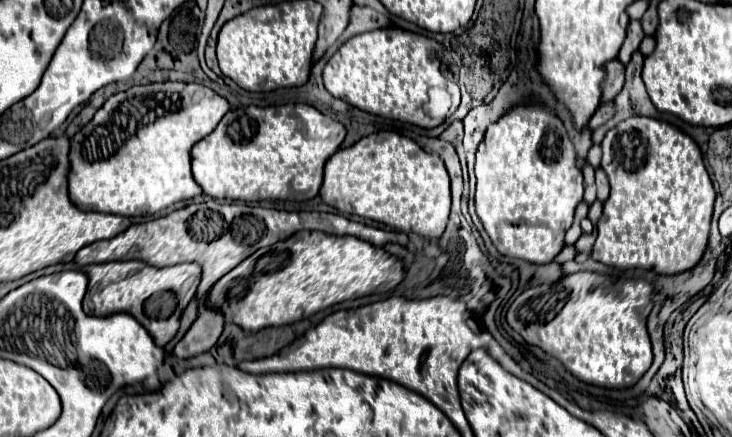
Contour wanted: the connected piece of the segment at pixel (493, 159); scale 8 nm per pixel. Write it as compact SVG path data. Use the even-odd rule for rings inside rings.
M517 103L487 129L475 159L475 209L501 255L541 265L553 261L563 249L563 237L573 223L573 211L583 201L583 175L577 169L575 159L577 155L563 121L545 105Z

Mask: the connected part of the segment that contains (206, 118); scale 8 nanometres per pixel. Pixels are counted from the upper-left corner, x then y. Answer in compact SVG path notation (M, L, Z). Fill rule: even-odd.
M163 81L163 83L149 83L149 85L139 85L139 87L131 87L123 93L111 95L105 105L95 113L95 117L79 131L71 137L71 173L69 173L69 197L71 201L83 209L83 211L101 211L101 213L115 213L115 215L125 215L125 217L143 217L143 215L153 215L177 201L187 201L193 199L197 195L203 195L203 189L195 183L193 173L191 173L191 149L193 145L207 137L223 119L223 115L231 109L231 105L227 103L227 99L223 99L221 95L217 95L213 89L205 87L205 85L197 85L197 83L173 83L173 81Z

